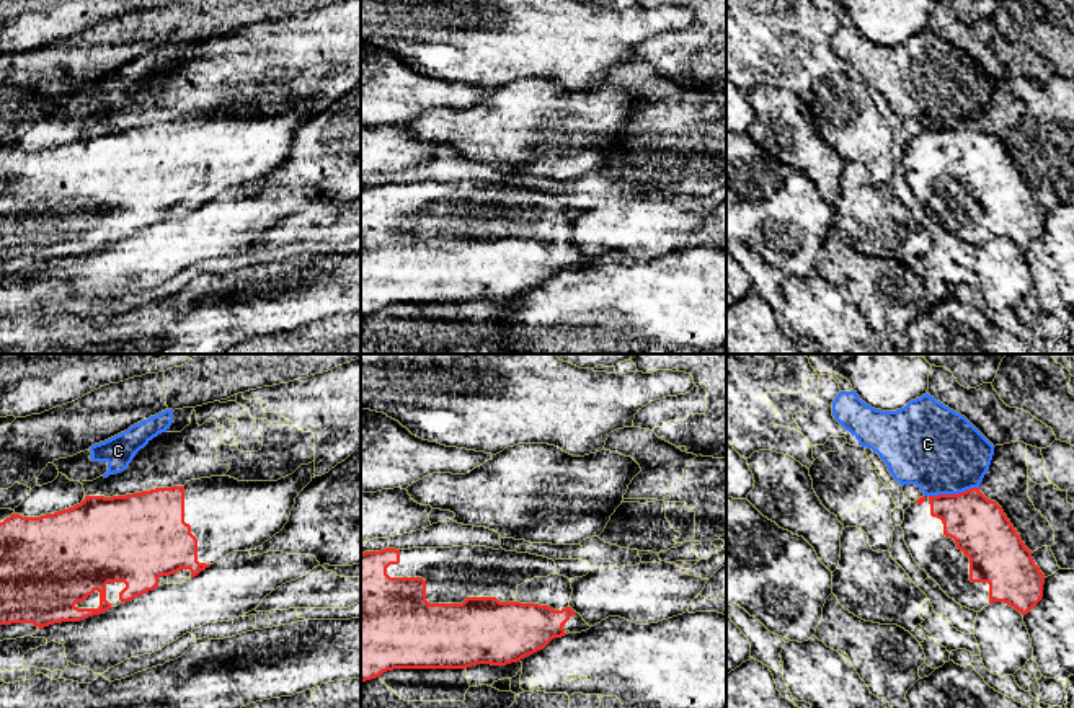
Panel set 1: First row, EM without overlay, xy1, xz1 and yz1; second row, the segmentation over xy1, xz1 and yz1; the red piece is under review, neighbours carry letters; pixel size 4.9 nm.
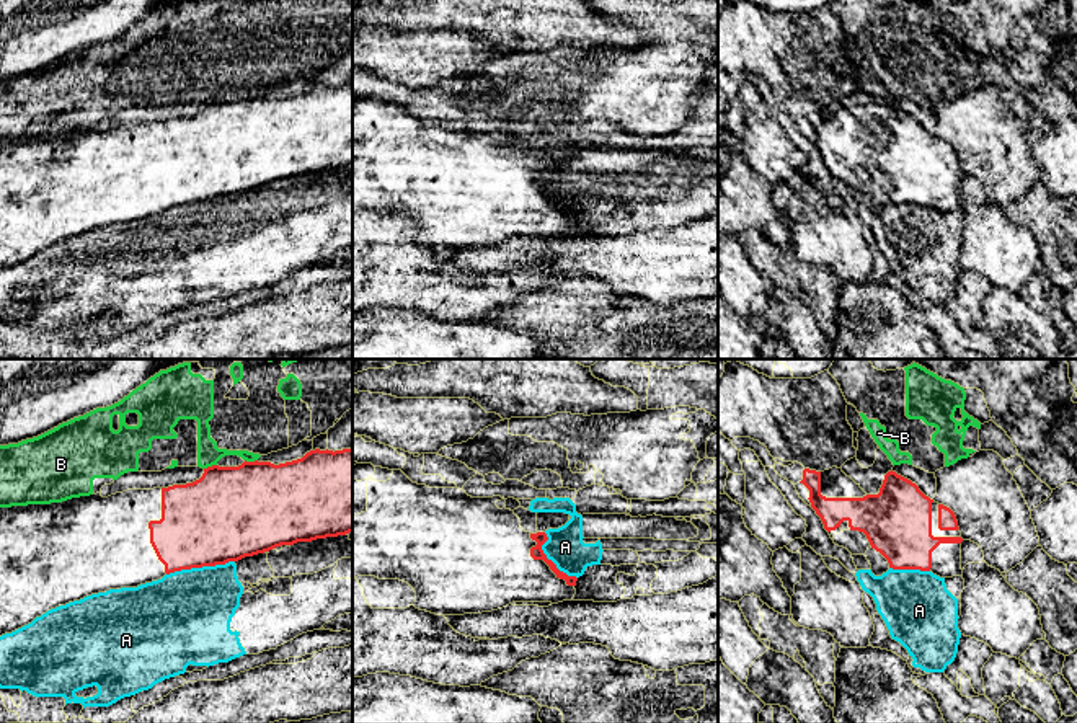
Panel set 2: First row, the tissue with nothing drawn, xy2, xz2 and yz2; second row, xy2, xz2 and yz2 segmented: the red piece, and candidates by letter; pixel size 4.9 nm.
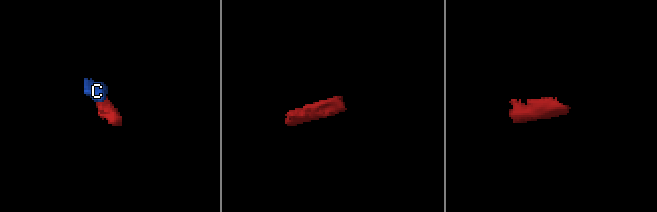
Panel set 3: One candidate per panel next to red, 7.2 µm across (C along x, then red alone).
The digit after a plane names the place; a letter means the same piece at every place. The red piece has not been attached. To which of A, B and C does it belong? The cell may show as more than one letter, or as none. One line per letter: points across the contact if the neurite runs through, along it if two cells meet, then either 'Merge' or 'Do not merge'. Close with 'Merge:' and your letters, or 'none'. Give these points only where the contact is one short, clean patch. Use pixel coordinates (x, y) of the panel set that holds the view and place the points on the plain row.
A: Boundary: xy2 (234, 195), (224, 199), (181, 203), (167, 209). Do not merge
B: Boundary: xy2 (245, 93), (257, 95). Do not merge
C: Do not merge
Merge: none

